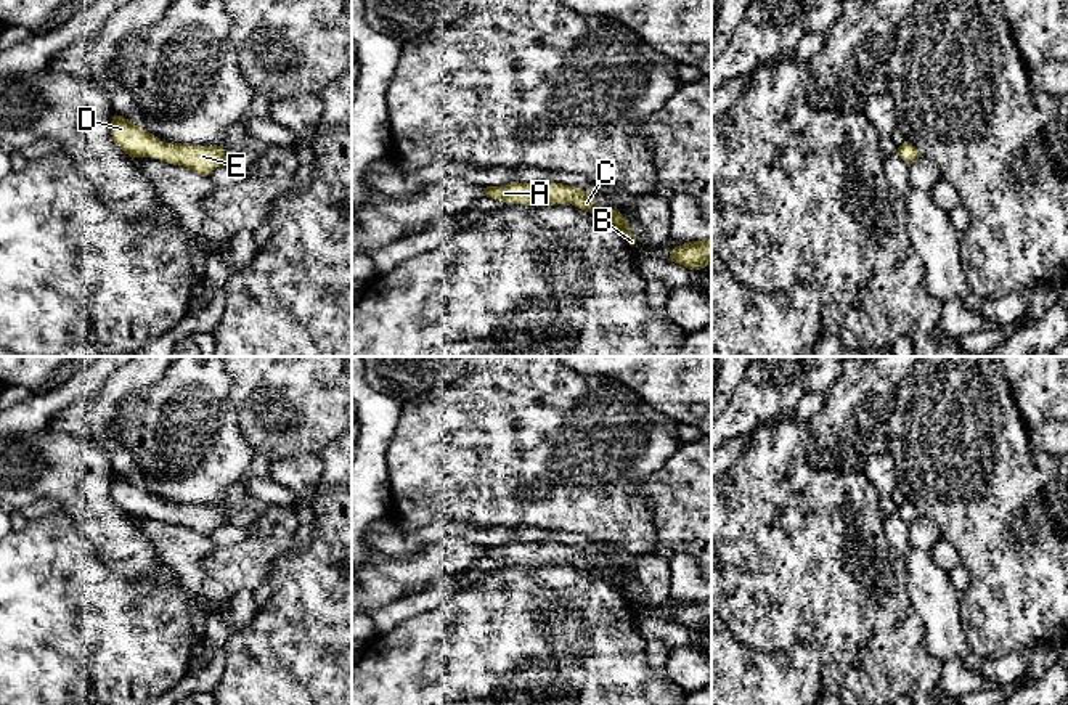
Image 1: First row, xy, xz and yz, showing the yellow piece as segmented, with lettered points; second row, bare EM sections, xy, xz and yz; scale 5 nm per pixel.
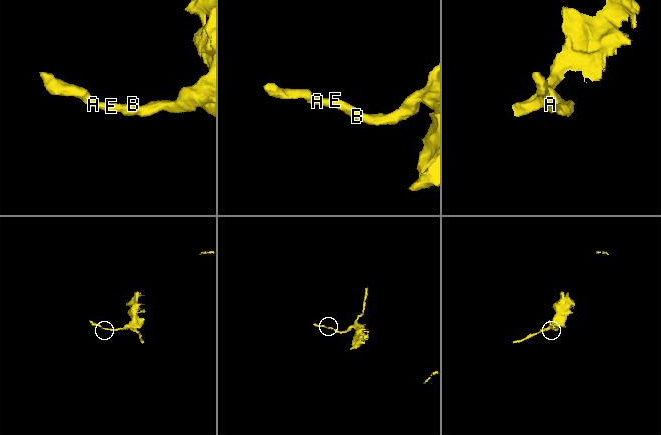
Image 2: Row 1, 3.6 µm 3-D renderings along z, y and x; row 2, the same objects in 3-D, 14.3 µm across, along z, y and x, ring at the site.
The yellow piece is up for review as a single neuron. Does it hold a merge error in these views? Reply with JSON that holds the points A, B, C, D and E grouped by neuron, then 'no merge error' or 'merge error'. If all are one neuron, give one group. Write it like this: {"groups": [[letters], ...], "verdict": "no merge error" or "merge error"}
{"groups": [["A", "B", "C", "D", "E"]], "verdict": "no merge error"}

